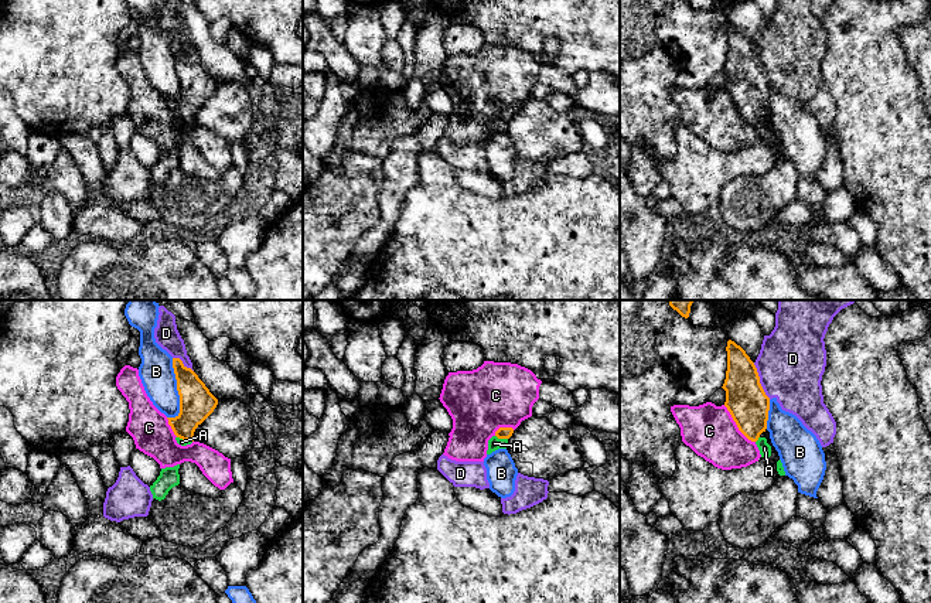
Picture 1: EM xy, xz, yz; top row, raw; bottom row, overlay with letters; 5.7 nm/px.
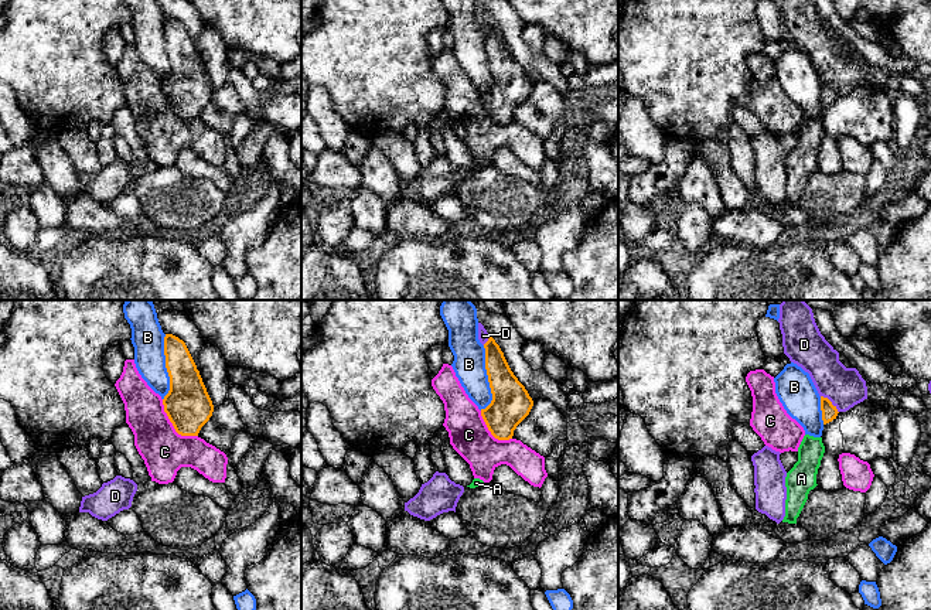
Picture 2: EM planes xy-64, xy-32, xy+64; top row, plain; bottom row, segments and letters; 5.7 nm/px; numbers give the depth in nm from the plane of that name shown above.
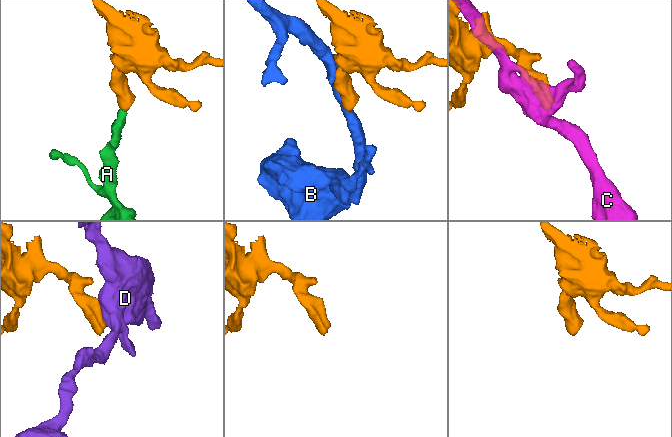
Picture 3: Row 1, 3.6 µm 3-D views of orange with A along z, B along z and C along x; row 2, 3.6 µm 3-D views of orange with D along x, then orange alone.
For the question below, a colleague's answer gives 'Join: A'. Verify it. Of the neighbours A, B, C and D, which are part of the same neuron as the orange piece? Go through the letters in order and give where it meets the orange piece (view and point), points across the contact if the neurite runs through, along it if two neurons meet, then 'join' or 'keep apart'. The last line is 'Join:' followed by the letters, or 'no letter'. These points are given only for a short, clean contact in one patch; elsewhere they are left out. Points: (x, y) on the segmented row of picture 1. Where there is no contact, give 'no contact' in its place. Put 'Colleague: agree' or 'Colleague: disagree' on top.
Colleague: agree
A: meets orange in xz at (501, 438); runs through xz (502, 432), (501, 438), (494, 443); join
B: meets orange in xy at (177, 389); keep apart
C: meets orange in yz at (736, 423); keep apart
D: meets orange in yz at (759, 381); keep apart
Join: A

